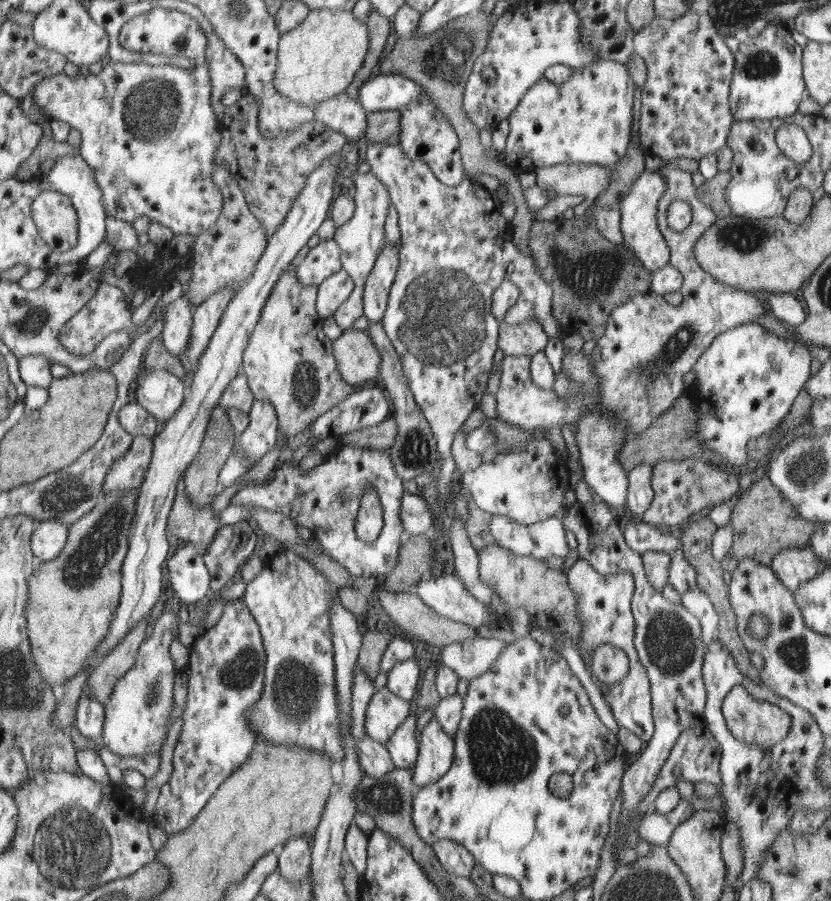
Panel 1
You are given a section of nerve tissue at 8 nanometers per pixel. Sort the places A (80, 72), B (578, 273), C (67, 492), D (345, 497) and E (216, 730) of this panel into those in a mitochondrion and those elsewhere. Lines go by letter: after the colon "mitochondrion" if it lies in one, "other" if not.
A: other
B: mitochondrion
C: mitochondrion
D: mitochondrion
E: other

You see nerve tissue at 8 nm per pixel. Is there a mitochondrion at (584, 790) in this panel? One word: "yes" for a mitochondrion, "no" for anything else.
no

